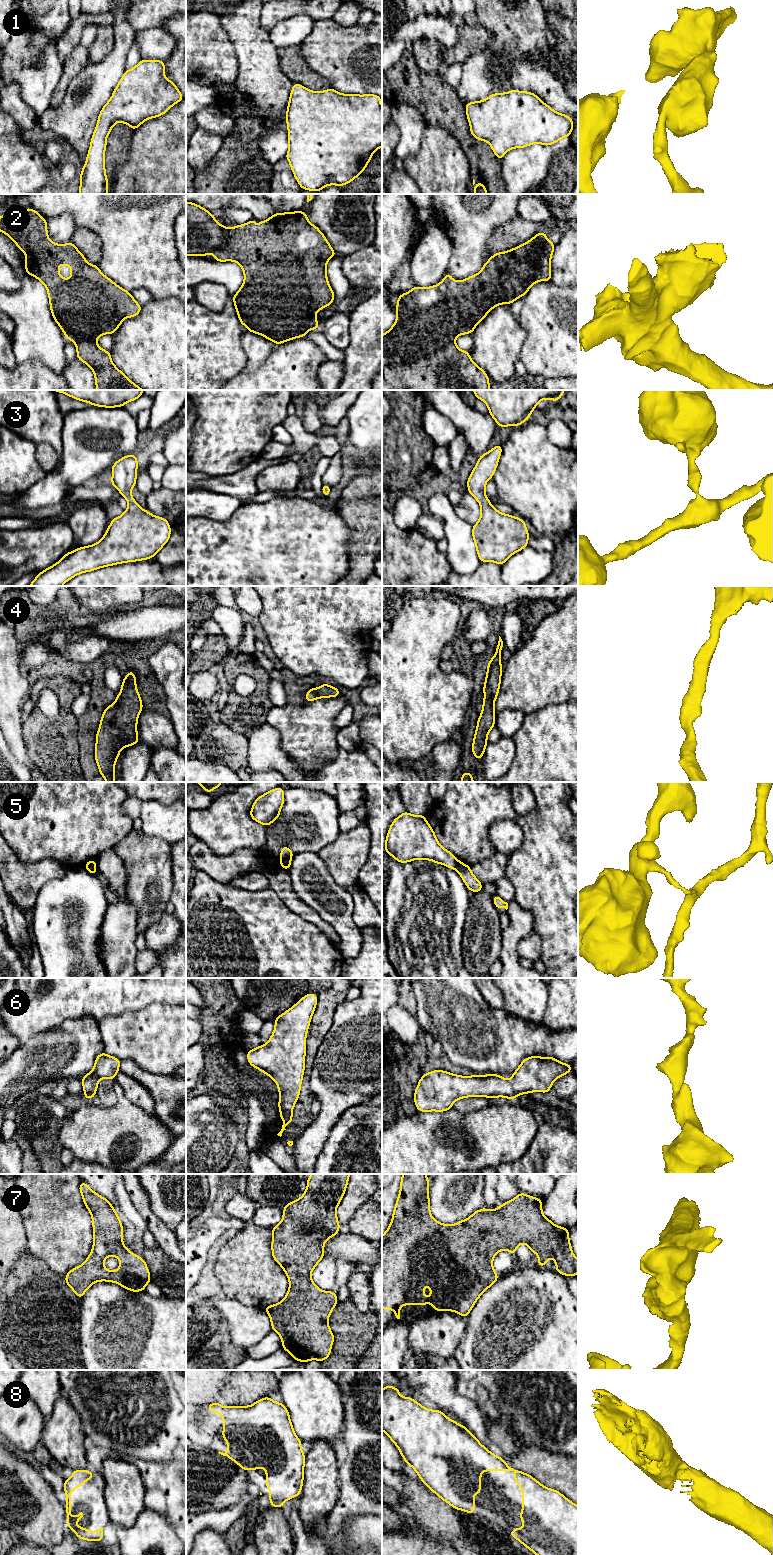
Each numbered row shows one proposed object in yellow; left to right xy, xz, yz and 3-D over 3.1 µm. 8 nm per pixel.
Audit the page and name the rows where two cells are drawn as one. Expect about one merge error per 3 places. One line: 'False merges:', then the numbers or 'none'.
False merges: 5

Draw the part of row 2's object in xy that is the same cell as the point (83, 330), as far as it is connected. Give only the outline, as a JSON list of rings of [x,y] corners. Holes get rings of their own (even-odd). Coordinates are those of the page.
[[[32,208],[21,209],[21,213],[16,216],[11,213],[0,216],[0,232],[9,236],[16,246],[25,253],[26,273],[39,279],[47,288],[52,316],[67,340],[72,340],[75,343],[76,357],[93,370],[96,390],[144,390],[129,380],[113,364],[110,352],[100,348],[96,342],[96,339],[103,334],[114,334],[125,318],[135,317],[139,314],[142,306],[135,301],[131,293],[102,274],[98,265],[89,264],[71,241],[63,245],[52,242],[48,238],[47,220],[43,219]],[[63,264],[71,267],[71,277],[69,279],[62,278],[58,271],[58,267]]]

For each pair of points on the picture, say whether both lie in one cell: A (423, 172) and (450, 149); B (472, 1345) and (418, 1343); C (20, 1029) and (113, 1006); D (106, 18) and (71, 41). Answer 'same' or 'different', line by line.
A: same
B: different
C: same
D: same

